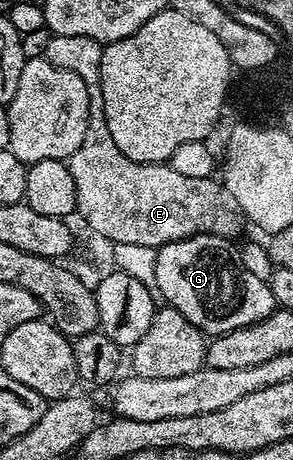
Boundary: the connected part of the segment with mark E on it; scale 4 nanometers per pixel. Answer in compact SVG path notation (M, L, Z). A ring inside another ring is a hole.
M61 34L60 36L52 35L45 53L45 58L49 62L53 62L53 66L61 66L65 70L73 70L73 74L77 74L77 78L81 78L81 82L85 82L85 90L89 90L89 122L85 130L85 138L81 138L81 146L77 146L77 150L73 150L71 159L66 161L67 168L73 174L73 186L77 186L77 202L75 206L78 215L83 215L84 222L99 235L97 237L110 242L112 245L120 244L121 242L133 242L136 246L149 246L158 250L164 244L174 240L184 240L190 236L200 236L201 234L220 236L223 240L230 241L232 239L231 236L237 235L242 230L243 224L245 225L245 217L241 206L237 204L237 199L233 198L233 195L230 194L222 182L211 176L206 176L205 178L185 178L185 174L177 174L177 170L173 170L170 163L142 164L141 162L133 162L129 158L125 158L125 154L121 154L121 150L117 150L117 142L113 142L113 134L109 134L109 126L105 122L105 114L103 113L103 95L101 94L101 54L103 49L104 45L93 38L85 38L81 34Z

